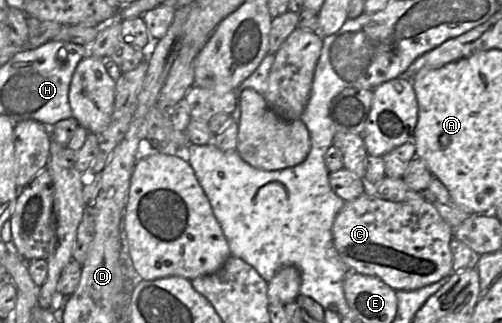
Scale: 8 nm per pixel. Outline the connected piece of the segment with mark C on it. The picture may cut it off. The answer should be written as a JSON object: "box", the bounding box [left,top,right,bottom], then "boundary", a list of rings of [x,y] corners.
{"box":[332,189,454,291],"boundary":[[[368,189],[358,198],[345,201],[335,217],[332,234],[334,246],[351,272],[377,277],[395,291],[419,289],[448,277],[453,272],[450,242],[454,238],[454,228],[424,197],[393,202],[382,199]]]}

